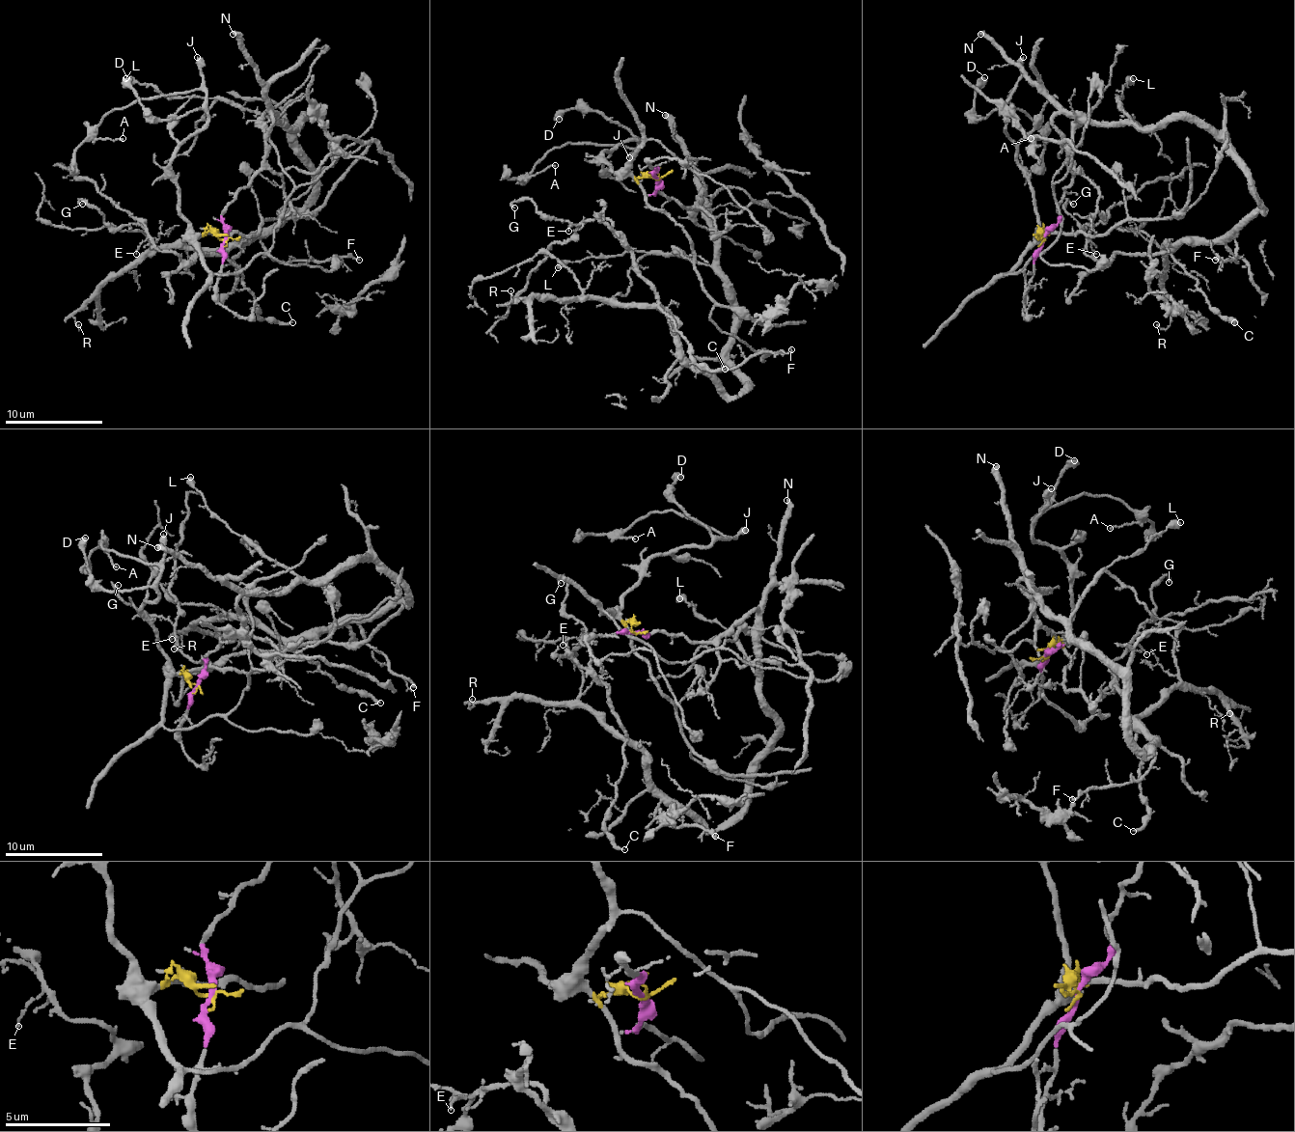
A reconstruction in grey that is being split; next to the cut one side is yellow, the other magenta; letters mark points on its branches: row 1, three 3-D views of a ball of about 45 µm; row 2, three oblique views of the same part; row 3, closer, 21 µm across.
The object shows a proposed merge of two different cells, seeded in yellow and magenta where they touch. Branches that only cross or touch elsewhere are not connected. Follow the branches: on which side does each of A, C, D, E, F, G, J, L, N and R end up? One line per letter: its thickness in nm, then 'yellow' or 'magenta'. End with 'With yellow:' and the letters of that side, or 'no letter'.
A: 130 nm thick; yellow
C: 200 nm thick; magenta
D: 600 nm thick; yellow
E: 110 nm thick; magenta
F: 180 nm thick; magenta
G: 160 nm thick; magenta
J: 440 nm thick; yellow
L: 550 nm thick; magenta
N: 400 nm thick; magenta
R: 120 nm thick; magenta
With yellow: A, D, J

